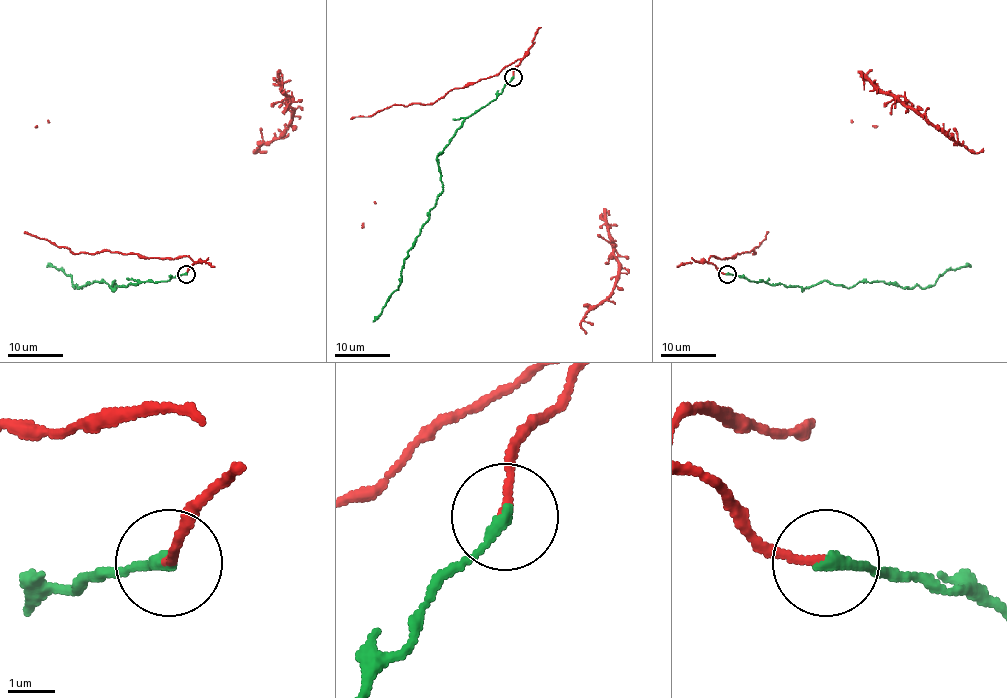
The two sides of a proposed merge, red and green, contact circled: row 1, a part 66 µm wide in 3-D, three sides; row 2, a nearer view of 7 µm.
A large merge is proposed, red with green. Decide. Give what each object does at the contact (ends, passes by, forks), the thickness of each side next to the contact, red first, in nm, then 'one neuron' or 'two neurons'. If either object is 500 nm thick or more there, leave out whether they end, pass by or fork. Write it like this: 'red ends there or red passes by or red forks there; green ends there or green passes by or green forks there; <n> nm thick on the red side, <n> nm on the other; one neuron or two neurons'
red ends there; green ends there; 180 nm thick on the red side, 260 nm on the other; one neuron

